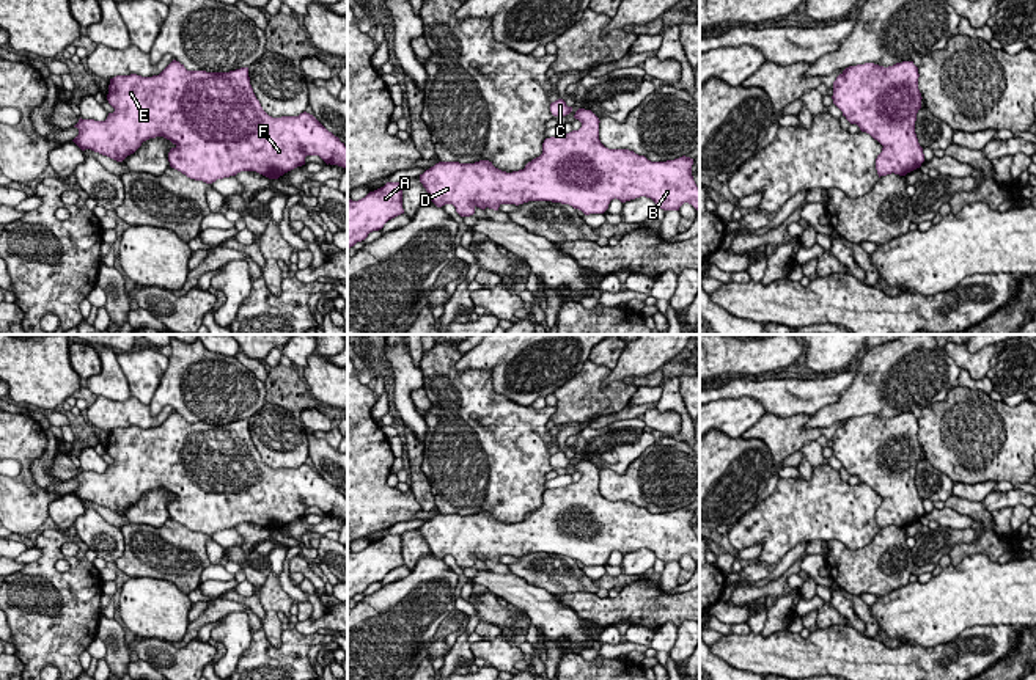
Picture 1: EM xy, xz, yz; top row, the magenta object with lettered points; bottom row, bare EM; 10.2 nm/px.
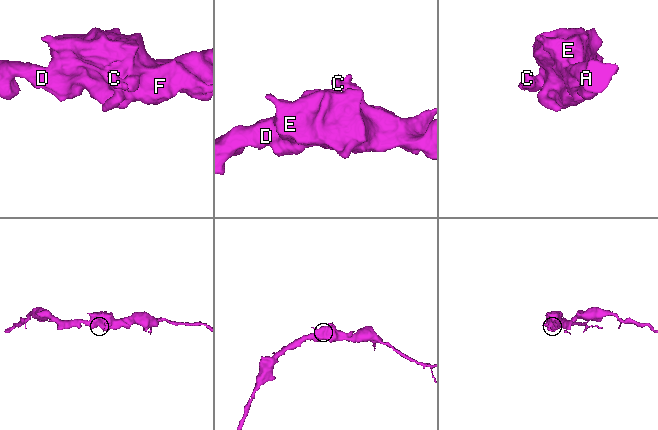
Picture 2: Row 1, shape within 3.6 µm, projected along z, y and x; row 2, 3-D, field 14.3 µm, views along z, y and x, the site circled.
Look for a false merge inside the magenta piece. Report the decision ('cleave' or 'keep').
keep

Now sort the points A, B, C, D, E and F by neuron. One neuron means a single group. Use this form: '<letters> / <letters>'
A B C D E F

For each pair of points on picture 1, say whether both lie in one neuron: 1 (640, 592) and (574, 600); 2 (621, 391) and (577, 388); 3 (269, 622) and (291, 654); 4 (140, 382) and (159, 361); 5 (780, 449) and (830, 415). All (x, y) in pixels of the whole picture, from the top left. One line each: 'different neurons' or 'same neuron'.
1: same neuron
2: same neuron
3: different neurons
4: same neuron
5: different neurons

